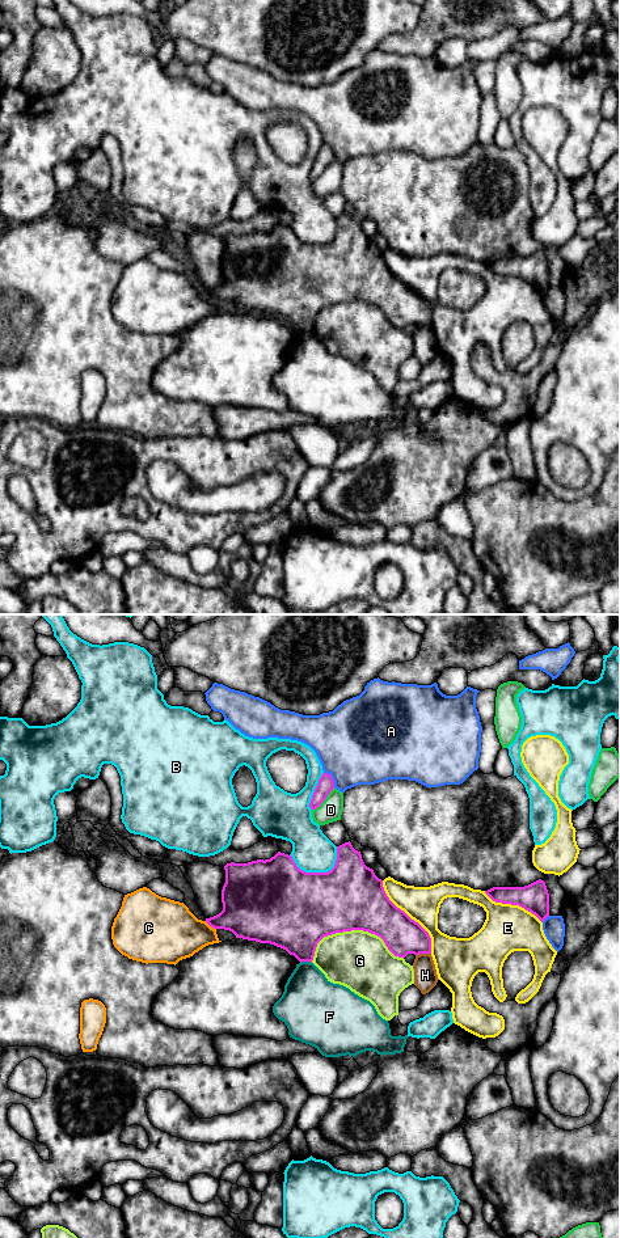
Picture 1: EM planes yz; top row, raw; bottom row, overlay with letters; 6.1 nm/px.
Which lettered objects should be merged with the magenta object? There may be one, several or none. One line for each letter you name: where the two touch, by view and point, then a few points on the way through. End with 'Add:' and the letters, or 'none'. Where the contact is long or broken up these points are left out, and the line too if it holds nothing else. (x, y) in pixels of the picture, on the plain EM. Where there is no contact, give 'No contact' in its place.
Add: none

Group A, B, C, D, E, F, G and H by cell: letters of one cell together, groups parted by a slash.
A / B / C / D / E / F / G / H

